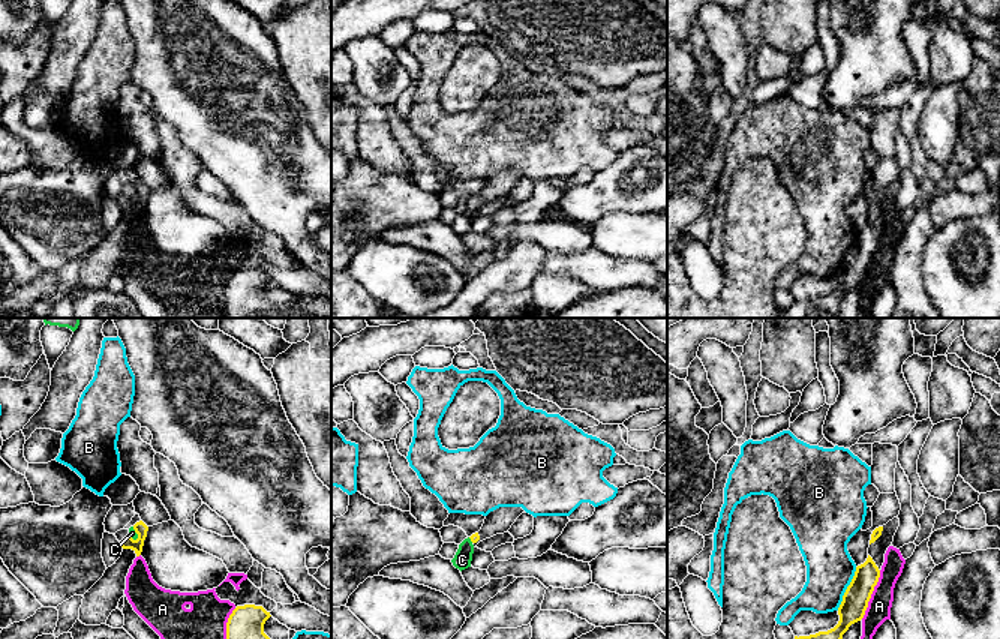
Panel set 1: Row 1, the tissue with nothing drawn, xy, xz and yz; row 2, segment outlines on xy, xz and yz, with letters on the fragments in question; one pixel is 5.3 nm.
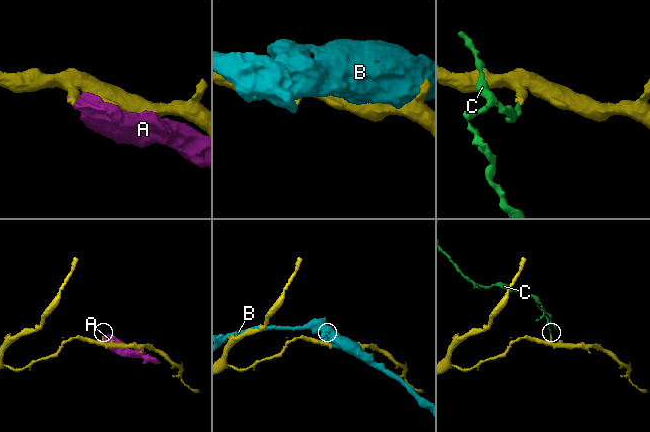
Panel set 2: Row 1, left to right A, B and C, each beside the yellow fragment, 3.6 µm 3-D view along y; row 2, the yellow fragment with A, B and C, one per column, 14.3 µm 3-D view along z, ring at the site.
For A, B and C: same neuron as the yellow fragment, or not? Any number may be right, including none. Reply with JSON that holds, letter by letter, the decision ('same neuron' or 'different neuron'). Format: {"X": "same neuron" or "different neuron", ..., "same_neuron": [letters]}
{"A": "different neuron", "B": "different neuron", "C": "different neuron", "same_neuron": []}

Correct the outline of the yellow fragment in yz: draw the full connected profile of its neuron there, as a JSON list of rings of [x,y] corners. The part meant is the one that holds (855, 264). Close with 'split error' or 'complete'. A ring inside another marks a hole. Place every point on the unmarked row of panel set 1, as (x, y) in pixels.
[[[868,219],[867,225],[856,231],[855,240],[843,260],[838,272],[838,288],[828,296],[795,300],[789,309],[783,310],[783,318],[841,318],[843,298],[852,288],[864,282],[879,242],[880,234]]]; complete

